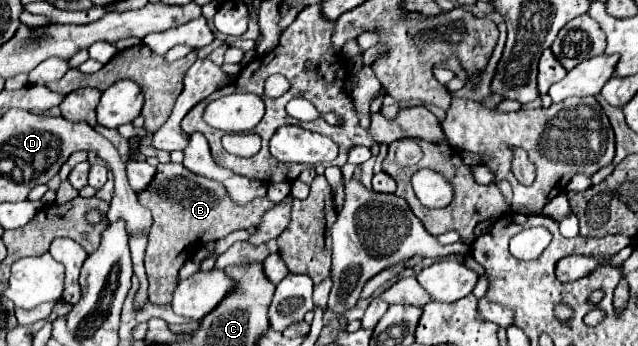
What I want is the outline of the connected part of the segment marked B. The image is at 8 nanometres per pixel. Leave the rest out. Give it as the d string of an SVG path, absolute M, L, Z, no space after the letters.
M158 164L158 174L154 176L150 188L138 194L142 206L146 206L152 216L152 234L146 248L146 276L150 282L148 300L152 304L170 304L172 292L178 284L178 270L194 252L212 240L220 240L234 230L254 230L262 214L274 204L268 198L256 198L248 204L234 204L226 188L214 180L192 174L182 164Z

